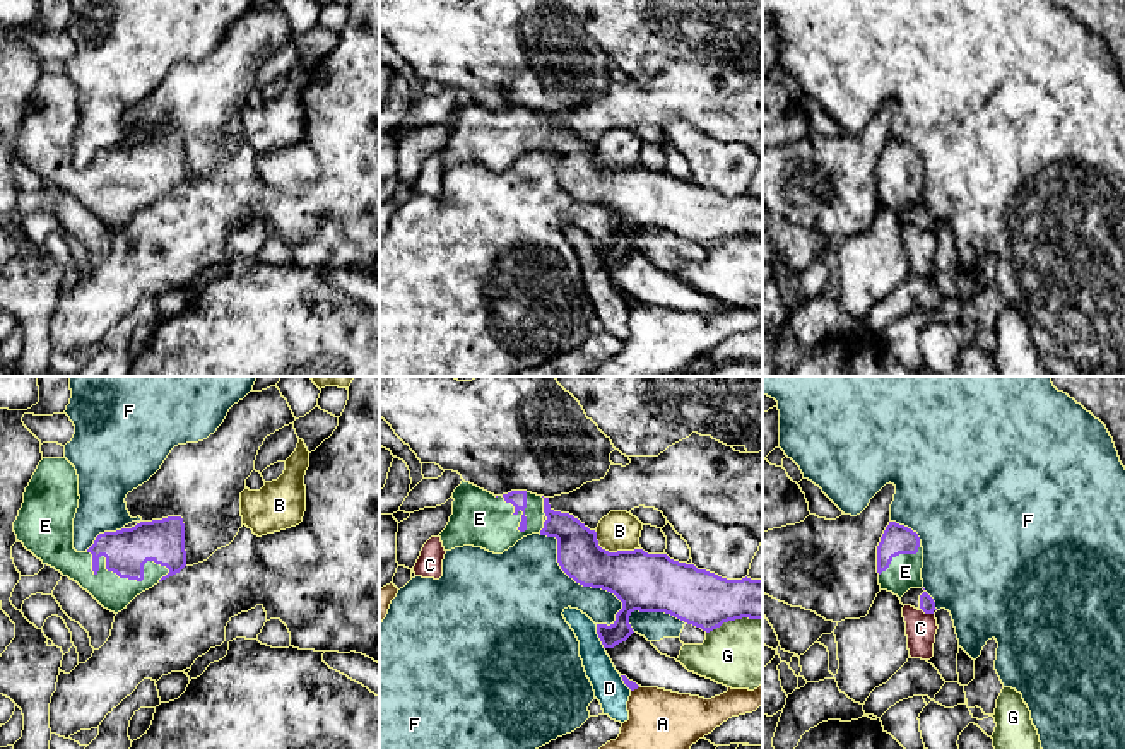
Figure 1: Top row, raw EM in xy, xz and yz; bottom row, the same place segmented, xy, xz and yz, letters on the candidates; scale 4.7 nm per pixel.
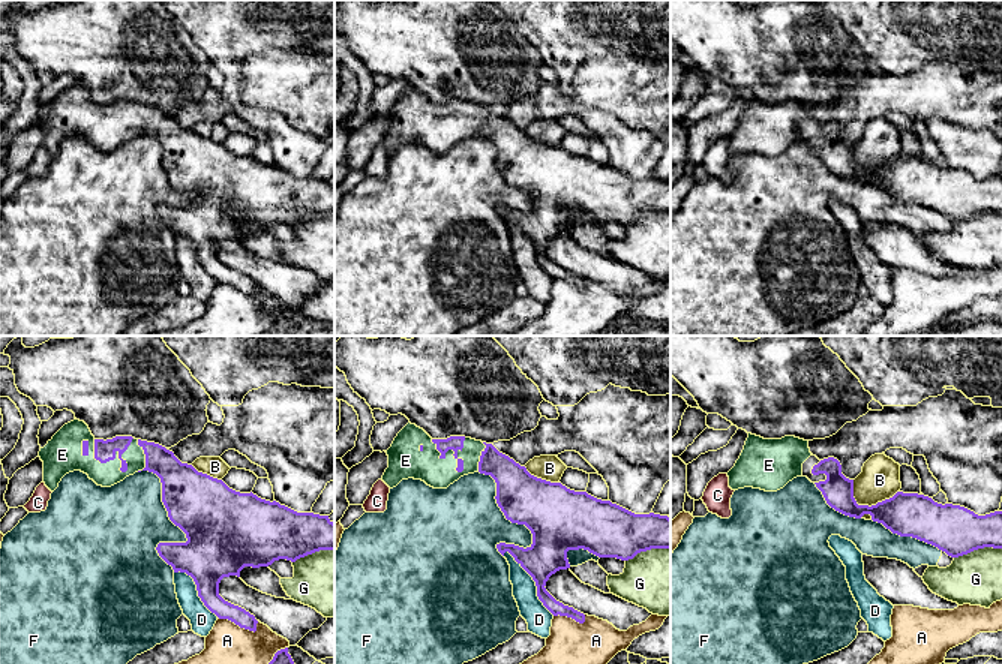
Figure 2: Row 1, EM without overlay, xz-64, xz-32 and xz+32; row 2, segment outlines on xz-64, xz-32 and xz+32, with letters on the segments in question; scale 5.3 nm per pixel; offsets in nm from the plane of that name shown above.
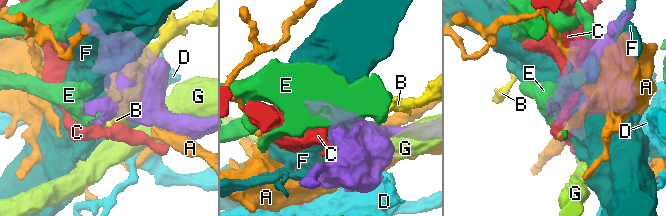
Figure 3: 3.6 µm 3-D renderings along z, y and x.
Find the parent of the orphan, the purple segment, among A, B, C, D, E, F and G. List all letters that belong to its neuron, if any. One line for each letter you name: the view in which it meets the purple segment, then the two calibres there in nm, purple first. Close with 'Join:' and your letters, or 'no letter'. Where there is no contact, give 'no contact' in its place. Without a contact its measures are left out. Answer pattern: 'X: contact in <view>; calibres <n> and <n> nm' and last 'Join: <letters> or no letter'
E: contact in xy; calibres 200 and 160 nm
Join: E

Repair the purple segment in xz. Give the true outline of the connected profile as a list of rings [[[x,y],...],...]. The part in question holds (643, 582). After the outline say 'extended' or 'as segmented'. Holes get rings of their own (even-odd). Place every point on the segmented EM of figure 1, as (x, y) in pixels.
[[[470,482],[453,492],[453,515],[439,534],[445,551],[474,546],[494,554],[503,554],[527,535],[540,534],[557,539],[557,563],[576,583],[602,588],[614,593],[622,609],[616,621],[597,624],[597,634],[604,648],[614,648],[626,641],[634,631],[629,616],[639,612],[665,612],[687,624],[710,633],[723,622],[749,617],[763,619],[763,580],[727,580],[694,564],[670,559],[667,554],[648,554],[643,549],[609,552],[598,546],[597,532],[569,513],[554,511],[549,498],[527,491],[511,491],[494,496]]]; extended

